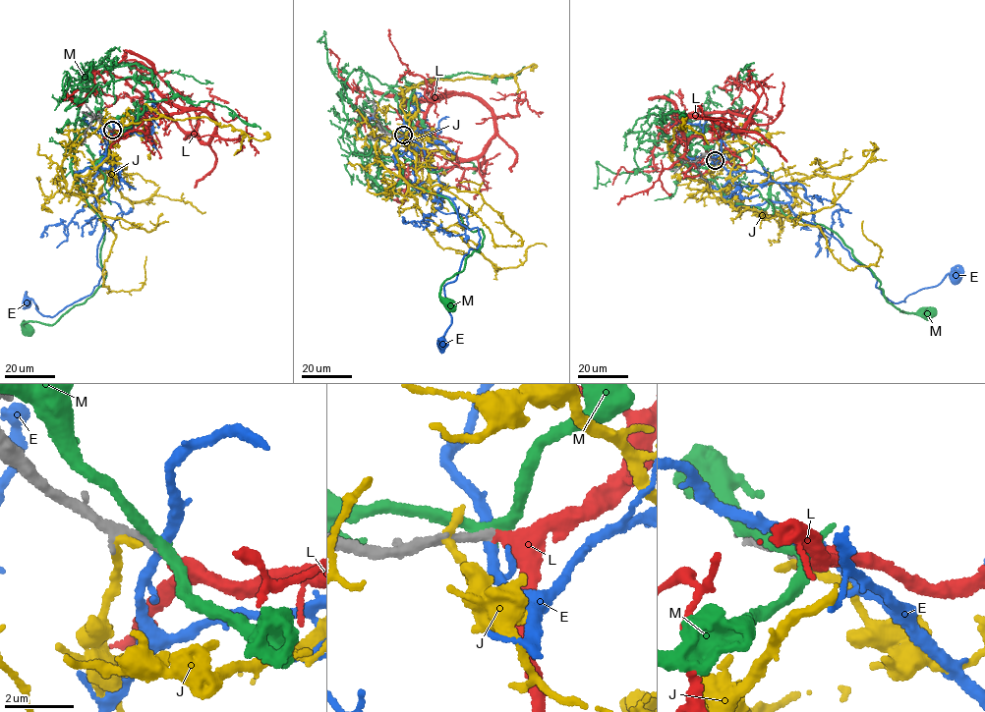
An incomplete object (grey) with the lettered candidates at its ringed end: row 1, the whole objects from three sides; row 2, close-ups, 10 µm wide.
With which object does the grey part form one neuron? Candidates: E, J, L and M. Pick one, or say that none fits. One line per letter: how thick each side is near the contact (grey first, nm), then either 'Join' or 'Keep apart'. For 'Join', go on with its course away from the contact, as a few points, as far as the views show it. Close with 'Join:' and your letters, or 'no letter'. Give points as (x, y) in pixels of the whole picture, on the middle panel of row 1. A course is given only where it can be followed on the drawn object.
E: Thickness 300 nm (grey) against 280 nm. Keep apart
J: Thickness 280 nm (grey) against 320 nm. Keep apart
L: Thickness 280 nm (grey) against 420 nm. Join. Its course: (404, 135), (452, 92), (491, 110), (494, 130), (464, 159), (365, 123), (359, 89), (329, 49)
M: Thickness 320 nm (grey) against 280 nm. Keep apart
Join: L

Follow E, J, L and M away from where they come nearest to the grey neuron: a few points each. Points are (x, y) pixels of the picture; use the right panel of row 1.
E: (715, 159), (727, 170), (759, 172), (778, 183), (791, 211), (835, 237), (896, 302), (949, 274), (954, 277)
J: (714, 161), (730, 169), (734, 210), (818, 227), (849, 269), (881, 255), (863, 221)
L: (715, 160), (681, 125), (749, 119), (685, 114), (659, 136), (656, 168), (622, 167), (612, 184)
M: (715, 159), (697, 171), (725, 197), (772, 203), (829, 228), (873, 271), (887, 301), (929, 313)

